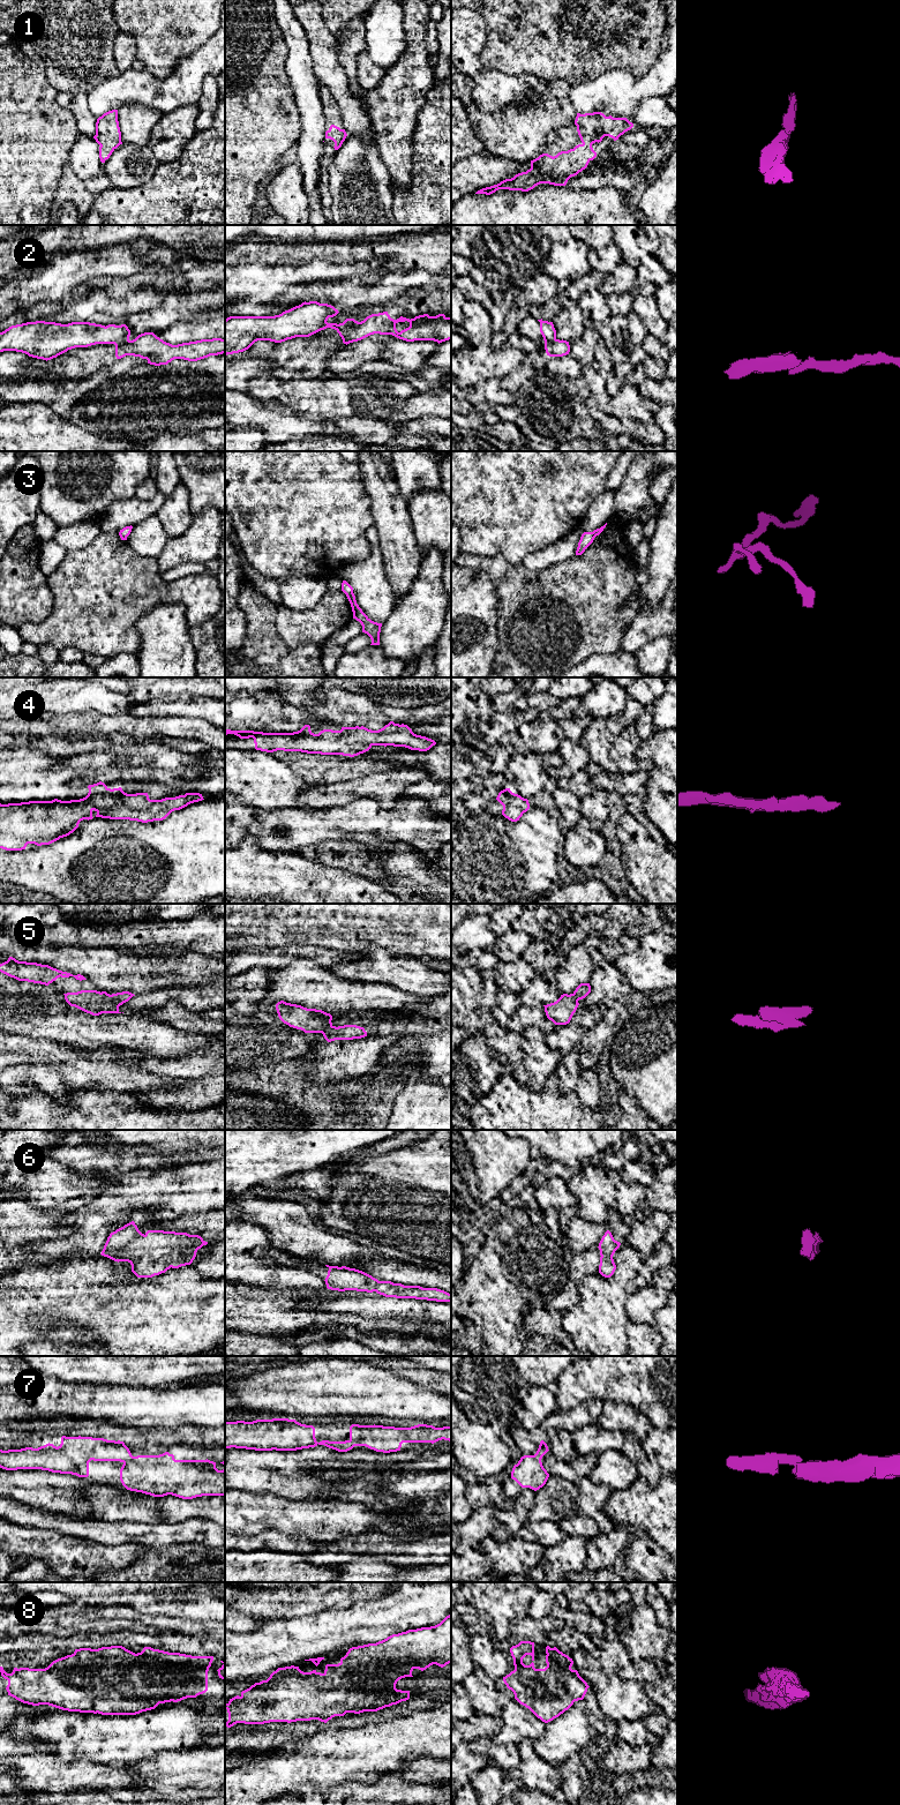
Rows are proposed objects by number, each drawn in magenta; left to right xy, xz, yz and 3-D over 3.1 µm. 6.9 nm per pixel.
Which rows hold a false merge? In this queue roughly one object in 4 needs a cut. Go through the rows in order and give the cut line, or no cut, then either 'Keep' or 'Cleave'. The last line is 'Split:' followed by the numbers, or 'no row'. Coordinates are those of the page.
1: No split. Keep
2: Split along xz (358, 322), (343, 328), (338, 332). Cleave
3: No split. Keep
4: No split. Keep
5: No split. Keep
6: No split. Keep
7: No split. Keep
8: No split. Keep
Split: 2

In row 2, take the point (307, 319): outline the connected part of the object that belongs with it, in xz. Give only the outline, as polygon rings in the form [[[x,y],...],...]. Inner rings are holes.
[[[317,301],[302,302],[275,316],[230,316],[225,320],[225,355],[248,350],[257,340],[282,343],[295,337],[309,337],[327,328],[337,332],[358,323],[346,319],[343,323],[328,323],[338,309]]]

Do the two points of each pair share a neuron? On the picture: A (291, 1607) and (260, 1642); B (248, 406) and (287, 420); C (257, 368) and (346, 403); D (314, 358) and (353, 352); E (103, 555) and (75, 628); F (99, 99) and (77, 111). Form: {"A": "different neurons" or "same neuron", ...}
{"A": "different neurons", "B": "same neuron", "C": "different neurons", "D": "different neurons", "E": "same neuron", "F": "different neurons"}

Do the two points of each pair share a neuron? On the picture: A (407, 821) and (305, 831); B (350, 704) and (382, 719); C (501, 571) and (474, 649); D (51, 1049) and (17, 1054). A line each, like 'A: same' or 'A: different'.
A: same
B: same
C: different
D: same

